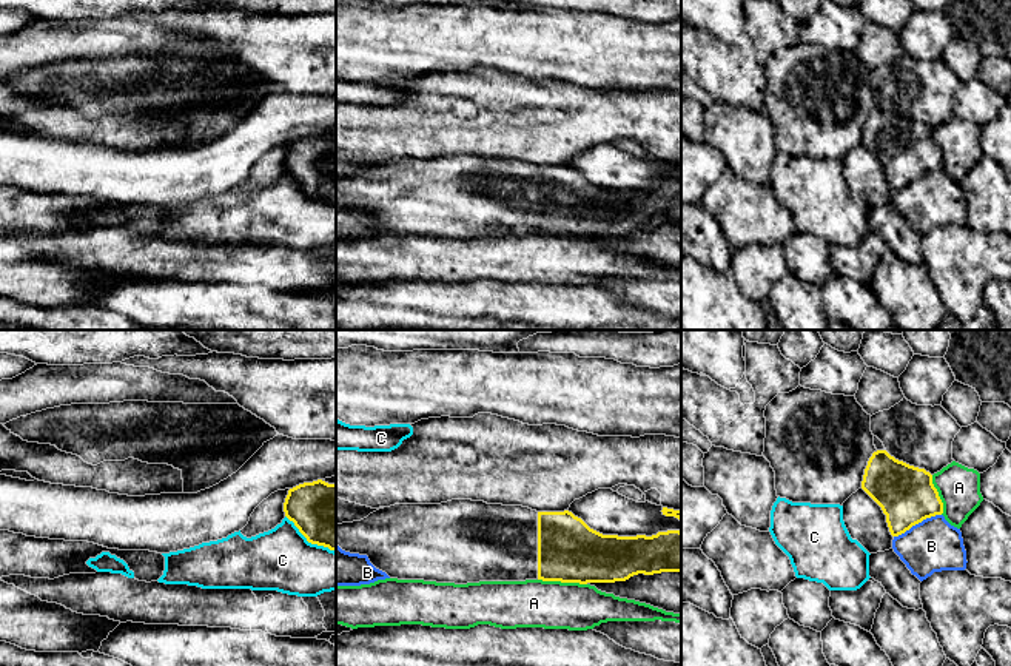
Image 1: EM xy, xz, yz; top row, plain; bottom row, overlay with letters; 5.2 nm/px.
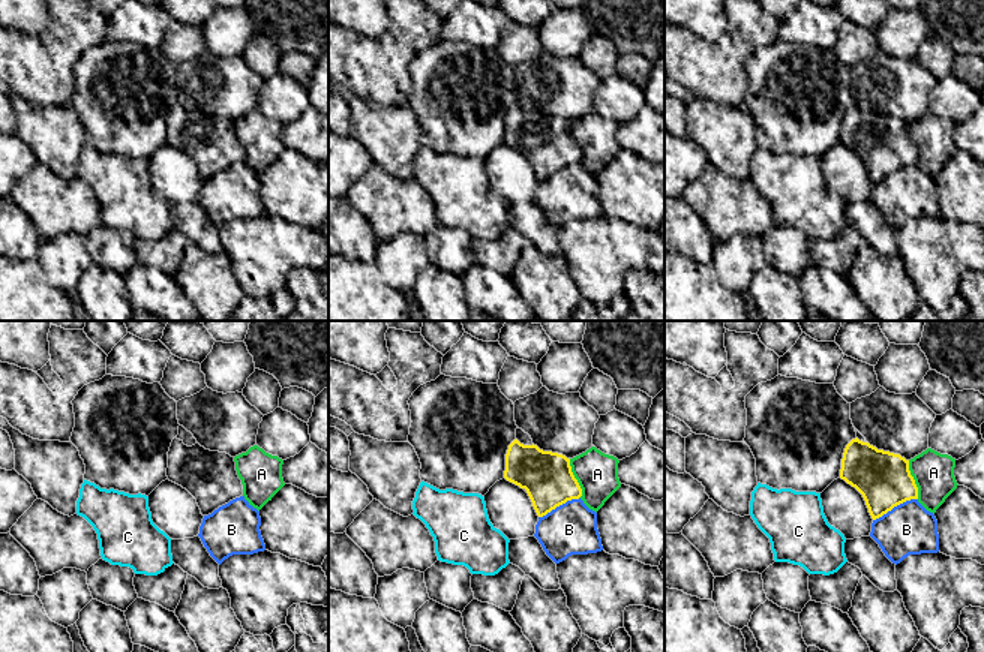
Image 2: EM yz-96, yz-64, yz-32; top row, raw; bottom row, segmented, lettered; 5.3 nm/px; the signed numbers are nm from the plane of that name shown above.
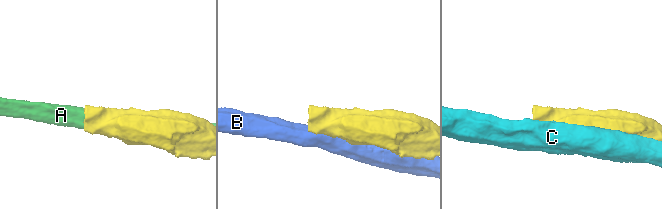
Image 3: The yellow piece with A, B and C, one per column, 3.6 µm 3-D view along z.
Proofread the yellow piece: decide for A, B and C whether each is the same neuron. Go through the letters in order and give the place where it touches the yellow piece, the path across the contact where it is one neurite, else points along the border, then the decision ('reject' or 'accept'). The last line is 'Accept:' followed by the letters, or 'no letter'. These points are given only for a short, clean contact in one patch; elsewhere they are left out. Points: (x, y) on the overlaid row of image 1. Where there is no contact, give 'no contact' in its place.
A: contact xz (563, 581); reject
B: contact yz (917, 523); reject
C: contact xy (309, 541); reject
Accept: no letter

